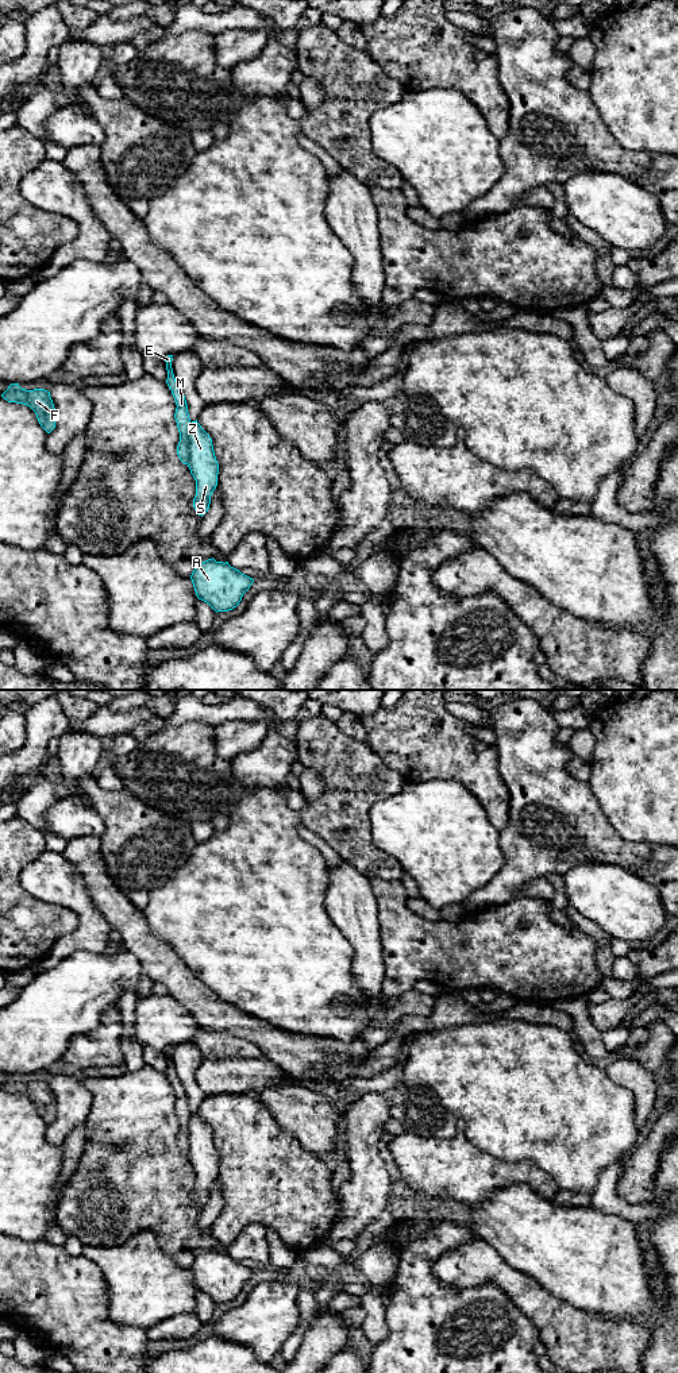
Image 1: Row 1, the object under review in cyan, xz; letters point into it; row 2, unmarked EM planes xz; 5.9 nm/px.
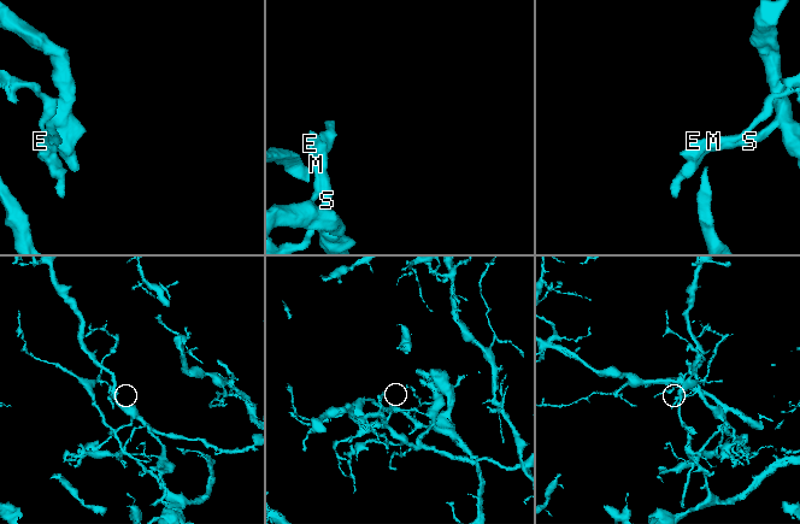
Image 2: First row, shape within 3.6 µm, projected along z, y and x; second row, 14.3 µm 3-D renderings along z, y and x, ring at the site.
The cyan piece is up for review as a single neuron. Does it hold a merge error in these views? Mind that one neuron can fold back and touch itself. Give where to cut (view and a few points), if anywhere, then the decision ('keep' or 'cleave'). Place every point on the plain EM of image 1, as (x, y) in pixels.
xz (191, 1114), (187, 1154) | cleave

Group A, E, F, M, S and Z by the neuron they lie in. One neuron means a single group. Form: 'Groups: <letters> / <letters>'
Groups: A S Z / E F M

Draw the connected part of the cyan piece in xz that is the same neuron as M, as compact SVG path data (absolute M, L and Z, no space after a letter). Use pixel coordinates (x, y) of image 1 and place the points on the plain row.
M167 1046L165 1049L166 1053L166 1061L167 1061L167 1071L166 1075L169 1077L169 1080L172 1081L172 1085L174 1088L176 1092L176 1104L174 1104L174 1110L177 1112L177 1119L180 1123L180 1133L177 1137L177 1146L180 1149L180 1152L184 1156L189 1154L189 1130L188 1130L188 1125L189 1125L189 1116L190 1116L190 1110L189 1110L189 1104L188 1104L188 1096L186 1096L186 1091L185 1087L181 1084L174 1065L173 1065L173 1060L172 1060L172 1049L173 1046Z

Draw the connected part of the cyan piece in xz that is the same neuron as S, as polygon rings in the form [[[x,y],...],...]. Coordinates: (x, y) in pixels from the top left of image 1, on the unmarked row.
[[[196,1112],[189,1116],[189,1154],[188,1158],[196,1172],[193,1199],[204,1207],[211,1195],[211,1187],[217,1177],[219,1154],[215,1148],[212,1130]]]

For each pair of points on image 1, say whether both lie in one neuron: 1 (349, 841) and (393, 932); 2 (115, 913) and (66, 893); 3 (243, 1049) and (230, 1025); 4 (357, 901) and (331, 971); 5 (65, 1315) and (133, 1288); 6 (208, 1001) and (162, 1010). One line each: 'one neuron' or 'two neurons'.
1: two neurons
2: two neurons
3: two neurons
4: two neurons
5: two neurons
6: two neurons

